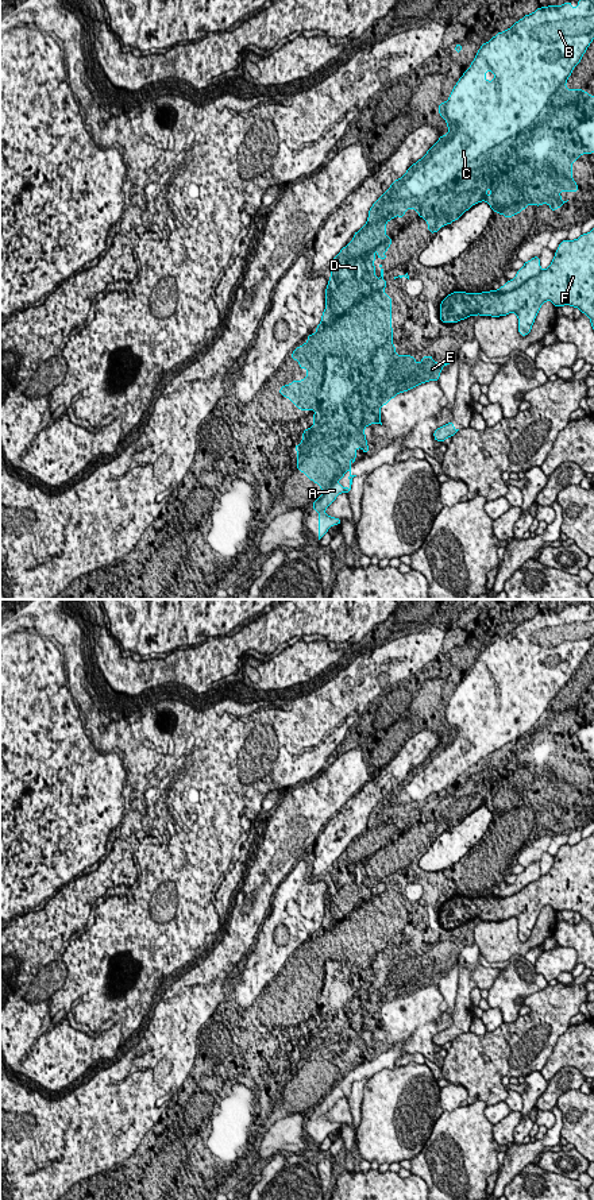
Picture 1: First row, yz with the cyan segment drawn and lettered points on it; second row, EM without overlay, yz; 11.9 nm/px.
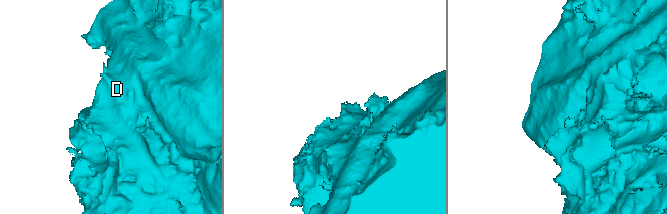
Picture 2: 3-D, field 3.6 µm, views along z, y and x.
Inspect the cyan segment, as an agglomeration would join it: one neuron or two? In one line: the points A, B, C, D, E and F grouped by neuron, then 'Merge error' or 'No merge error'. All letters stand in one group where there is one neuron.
Groups: A B C D E / F. Merge error

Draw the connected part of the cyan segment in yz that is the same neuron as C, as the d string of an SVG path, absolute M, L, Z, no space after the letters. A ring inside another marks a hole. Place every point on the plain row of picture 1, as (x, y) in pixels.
M590 599L586 603L578 605L578 611L572 613L571 606L564 607L563 610L548 610L537 613L535 617L525 620L518 626L516 626L510 633L498 637L493 641L489 647L482 648L481 653L477 656L471 671L462 679L456 690L454 691L448 705L446 707L440 707L439 710L439 719L447 726L448 738L441 740L439 745L431 751L427 759L418 764L416 768L408 772L408 776L404 782L398 783L397 786L392 787L392 791L373 809L369 815L367 827L354 838L354 844L340 854L340 857L333 861L332 871L331 871L331 883L328 884L328 891L325 892L325 914L321 919L321 927L316 931L316 937L313 939L308 939L308 946L301 949L298 953L294 952L294 957L292 958L292 964L296 964L300 969L300 973L306 973L308 979L302 985L292 985L290 989L285 989L279 993L279 999L285 1003L290 1003L292 1007L300 1015L315 1015L313 1019L313 1031L306 1033L302 1037L302 1046L298 1050L294 1050L297 1056L297 1074L304 1077L306 1083L313 1085L320 1091L323 1099L312 1107L313 1114L319 1116L319 1145L328 1137L328 1134L333 1130L342 1128L342 1124L329 1122L325 1119L325 1114L336 1104L339 1099L343 1096L350 1099L352 1084L356 1080L351 1079L351 1068L356 1065L356 1054L362 1053L363 1058L369 1057L369 1050L364 1039L364 1033L377 1027L381 1029L381 1011L387 1010L389 1006L397 1002L398 998L408 996L417 989L425 988L428 985L439 985L440 977L444 971L448 968L437 968L432 964L432 960L423 961L421 966L417 969L416 962L410 960L397 960L396 950L393 949L393 933L392 933L392 902L385 899L386 887L383 884L383 873L381 872L381 883L375 881L375 869L373 868L375 863L387 864L383 858L392 850L392 842L389 842L386 837L386 827L400 821L401 823L405 821L406 814L416 814L417 819L428 827L428 834L431 838L437 837L443 830L451 829L452 826L458 825L464 815L468 815L472 810L486 806L493 817L498 819L504 819L506 823L510 821L516 821L521 818L529 809L541 811L543 809L548 809L551 815L556 815L562 813L562 810L567 806L562 804L560 796L579 796L578 788L572 784L572 768L582 760L582 759L593 759L594 757L594 701L590 701L583 694L568 694L566 691L567 683L572 679L572 674L580 667L580 663L586 657L587 652L594 644L594 599ZM350 1076L347 1081L350 1084L350 1091L343 1092L338 1088L340 1083L344 1083L344 1077Z

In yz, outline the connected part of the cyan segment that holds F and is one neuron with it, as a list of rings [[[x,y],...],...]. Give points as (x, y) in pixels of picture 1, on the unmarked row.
[[[594,833],[575,845],[560,846],[551,869],[522,891],[505,898],[454,896],[443,906],[450,910],[446,921],[506,921],[512,917],[518,923],[518,937],[526,941],[540,911],[551,906],[556,912],[571,910],[587,919],[594,935]]]

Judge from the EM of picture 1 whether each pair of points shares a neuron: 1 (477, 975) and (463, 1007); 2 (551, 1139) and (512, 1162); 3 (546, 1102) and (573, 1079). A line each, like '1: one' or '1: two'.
1: two
2: one
3: one

